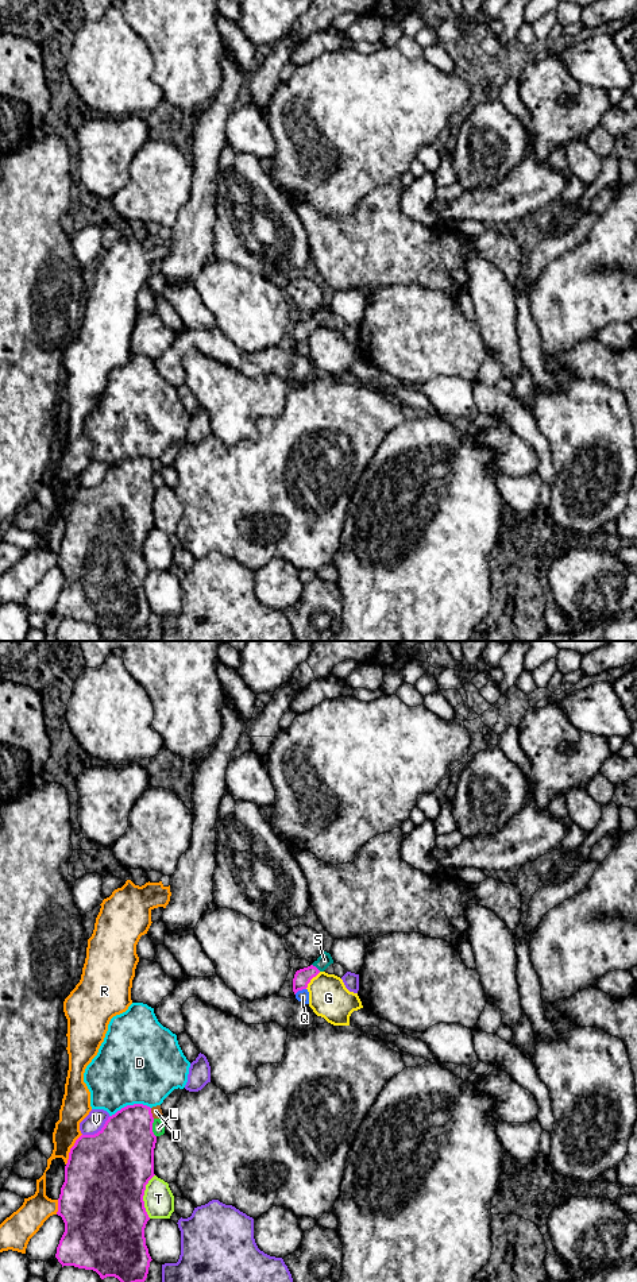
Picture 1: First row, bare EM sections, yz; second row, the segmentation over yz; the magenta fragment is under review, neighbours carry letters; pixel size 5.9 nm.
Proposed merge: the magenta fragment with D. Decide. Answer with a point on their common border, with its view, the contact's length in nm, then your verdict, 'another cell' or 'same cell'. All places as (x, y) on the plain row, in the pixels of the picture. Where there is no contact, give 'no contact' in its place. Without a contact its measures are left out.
meets magenta in yz at (130, 458); contact 260 nm long; another cell

